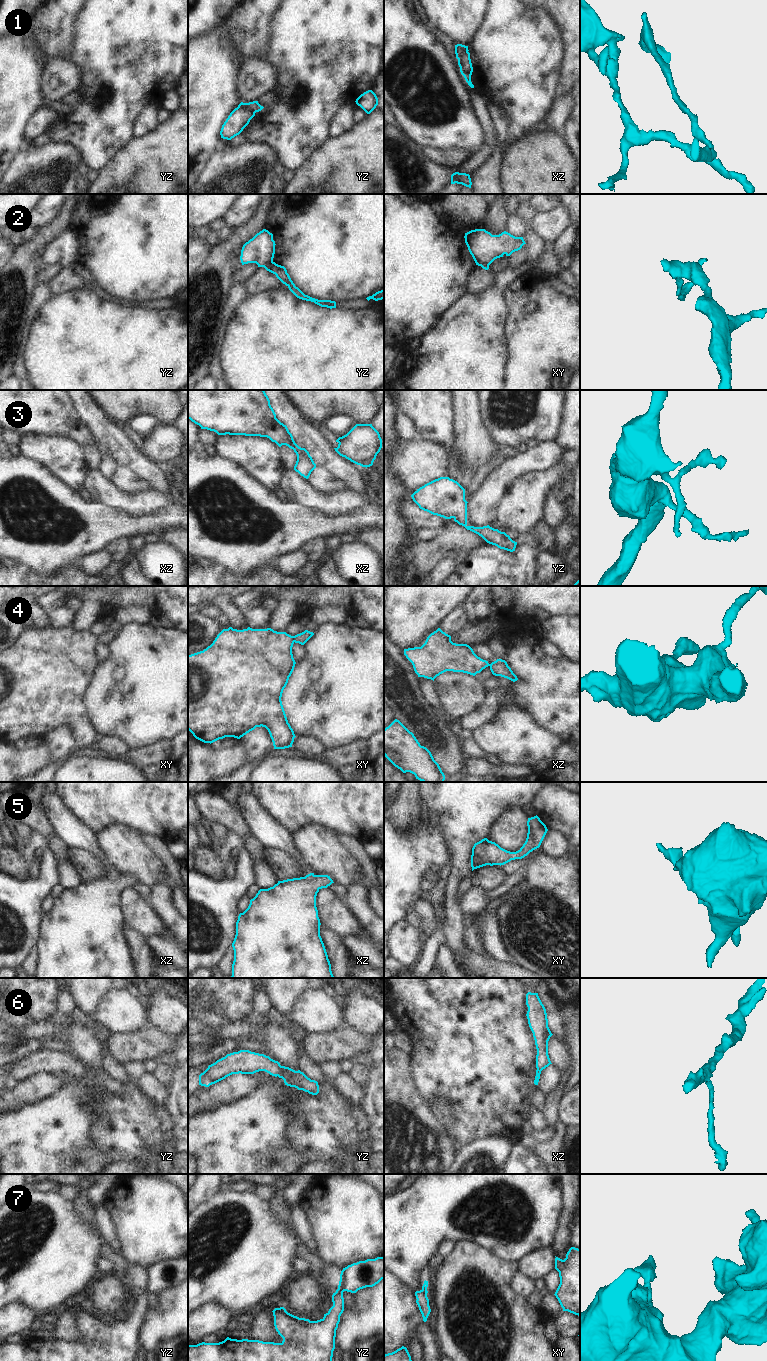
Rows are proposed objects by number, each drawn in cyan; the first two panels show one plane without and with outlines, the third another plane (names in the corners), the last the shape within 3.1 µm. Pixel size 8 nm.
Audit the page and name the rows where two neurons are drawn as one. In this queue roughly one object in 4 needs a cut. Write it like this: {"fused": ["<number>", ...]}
{"fused": ["2"]}

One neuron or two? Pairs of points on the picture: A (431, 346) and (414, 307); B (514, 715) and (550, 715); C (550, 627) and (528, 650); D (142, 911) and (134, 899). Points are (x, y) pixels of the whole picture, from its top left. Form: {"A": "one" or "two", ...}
{"A": "two", "B": "two", "C": "two", "D": "one"}

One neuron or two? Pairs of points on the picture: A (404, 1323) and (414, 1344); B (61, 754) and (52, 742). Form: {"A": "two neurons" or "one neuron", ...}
{"A": "two neurons", "B": "one neuron"}

